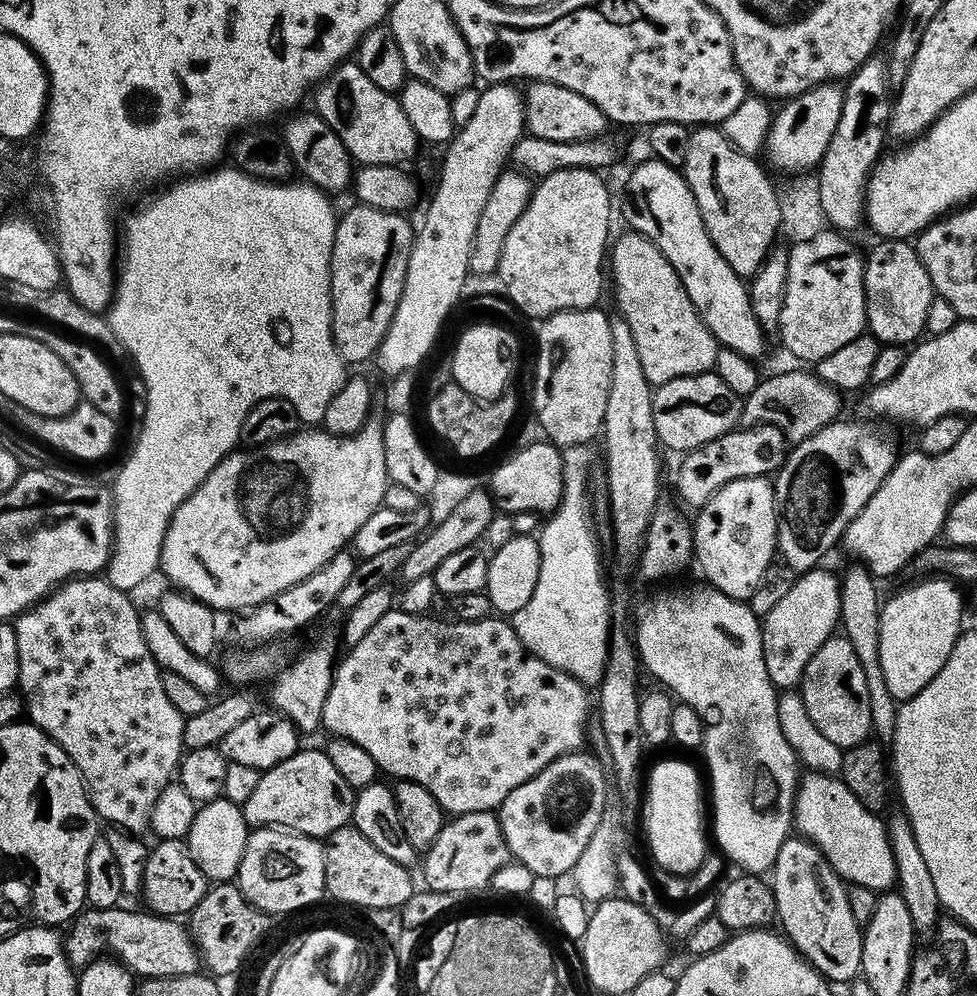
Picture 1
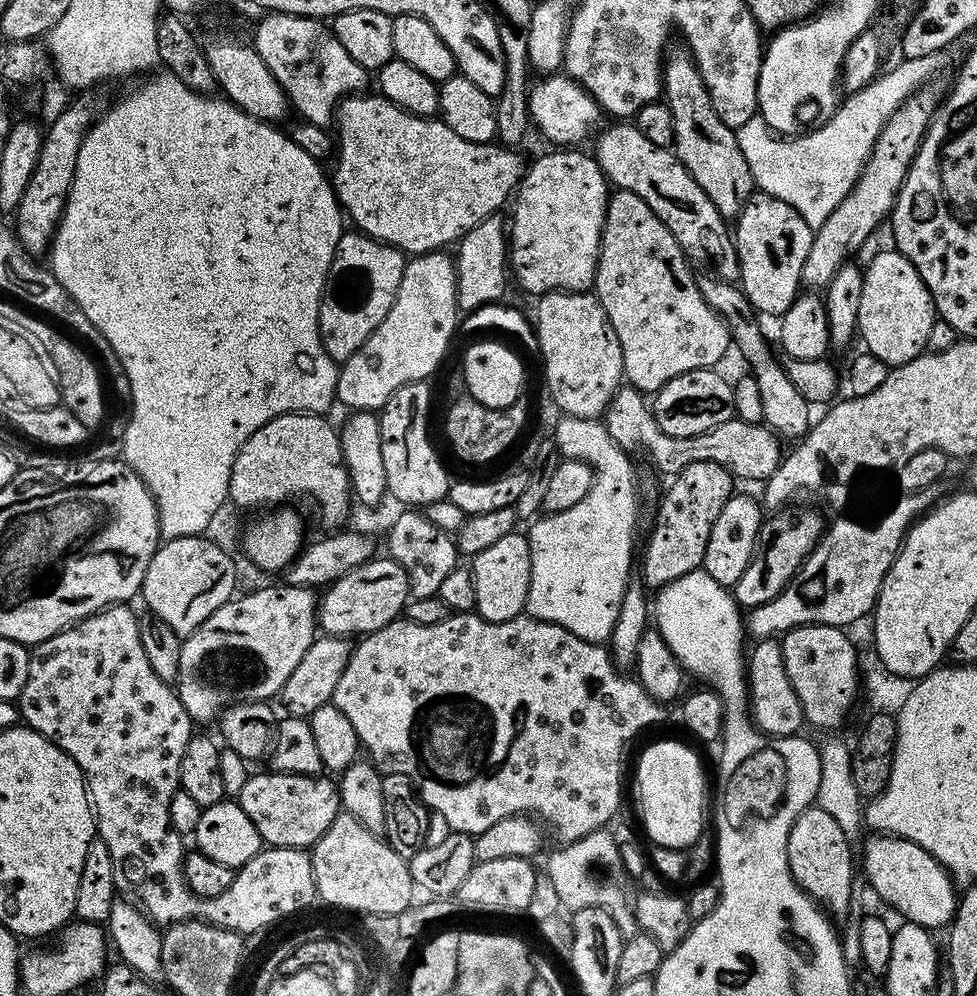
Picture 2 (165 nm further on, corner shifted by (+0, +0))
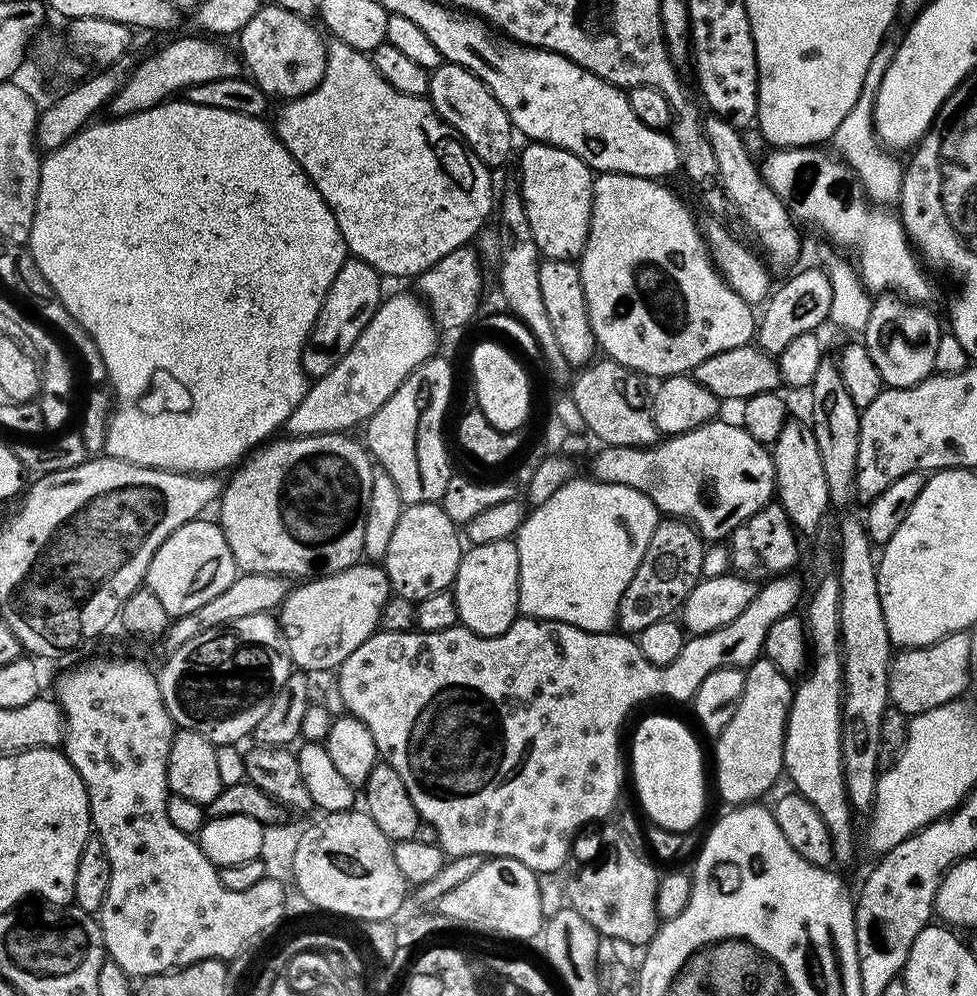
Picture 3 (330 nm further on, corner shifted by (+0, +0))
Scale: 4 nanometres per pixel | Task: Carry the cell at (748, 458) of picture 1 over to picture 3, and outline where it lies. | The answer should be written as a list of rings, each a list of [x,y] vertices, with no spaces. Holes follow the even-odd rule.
[[[661,518],[656,523],[654,534],[650,534],[650,546],[646,546],[646,554],[642,554],[642,562],[638,562],[638,570],[634,570],[634,578],[630,578],[630,586],[626,586],[626,594],[622,594],[615,627],[624,634],[638,634],[646,630],[646,626],[654,622],[662,622],[673,614],[679,613],[690,590],[694,590],[694,586],[702,578],[702,558],[705,547],[704,537],[687,520]]]

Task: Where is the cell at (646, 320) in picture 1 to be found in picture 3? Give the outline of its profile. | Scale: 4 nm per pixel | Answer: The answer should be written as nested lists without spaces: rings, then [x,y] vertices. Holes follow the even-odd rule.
[[[601,172],[592,182],[592,217],[588,227],[586,246],[578,257],[580,273],[582,274],[582,290],[586,294],[586,310],[590,314],[590,326],[594,330],[599,351],[607,359],[617,360],[622,366],[632,369],[633,372],[643,374],[645,377],[667,378],[691,373],[698,362],[706,362],[714,354],[722,354],[722,350],[734,350],[734,346],[742,346],[753,339],[758,328],[758,320],[752,312],[753,305],[747,304],[734,290],[730,288],[716,271],[712,257],[708,254],[708,246],[704,243],[701,225],[696,224],[692,212],[667,188],[667,183],[647,176],[631,176],[617,172]]]

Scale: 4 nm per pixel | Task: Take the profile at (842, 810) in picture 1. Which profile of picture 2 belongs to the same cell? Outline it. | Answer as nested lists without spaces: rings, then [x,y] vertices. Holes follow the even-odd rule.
[[[872,834],[872,837],[864,844],[864,872],[862,868],[862,876],[868,879],[868,884],[893,908],[896,912],[901,912],[904,915],[903,919],[909,924],[920,924],[923,928],[929,930],[947,929],[948,925],[952,923],[952,920],[956,917],[956,910],[958,907],[958,888],[954,883],[951,876],[948,875],[948,869],[944,868],[936,859],[934,859],[929,852],[922,850],[922,846],[918,846],[914,842],[909,840],[903,840],[901,836],[893,836],[891,834]]]

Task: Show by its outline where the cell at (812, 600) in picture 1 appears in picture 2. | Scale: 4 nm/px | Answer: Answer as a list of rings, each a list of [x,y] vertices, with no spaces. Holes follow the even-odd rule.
[[[773,638],[770,640],[757,640],[751,645],[750,651],[746,656],[746,675],[748,677],[748,690],[750,693],[750,715],[752,723],[760,729],[766,736],[794,736],[801,731],[800,727],[805,727],[806,721],[804,719],[804,711],[798,702],[798,694],[794,694],[794,686],[790,682],[790,678],[786,674],[786,666],[784,665],[784,649],[779,639]]]

